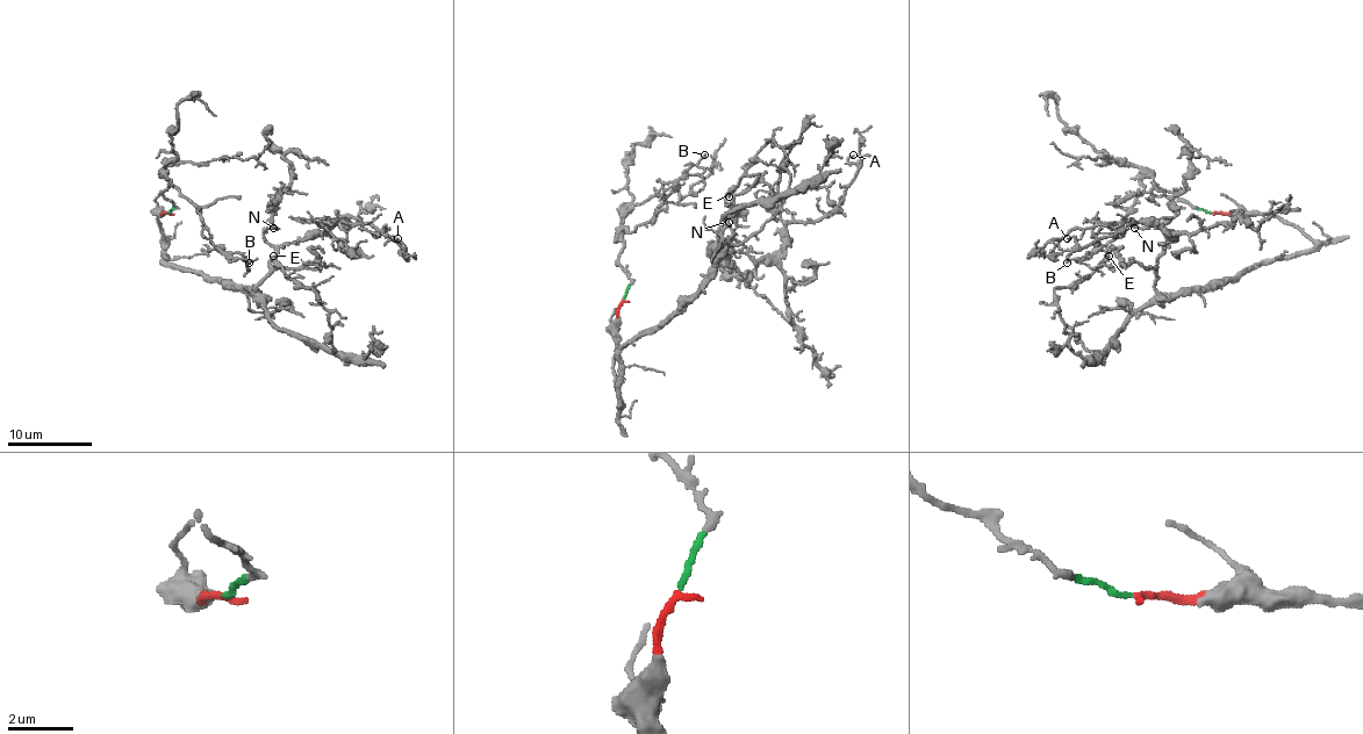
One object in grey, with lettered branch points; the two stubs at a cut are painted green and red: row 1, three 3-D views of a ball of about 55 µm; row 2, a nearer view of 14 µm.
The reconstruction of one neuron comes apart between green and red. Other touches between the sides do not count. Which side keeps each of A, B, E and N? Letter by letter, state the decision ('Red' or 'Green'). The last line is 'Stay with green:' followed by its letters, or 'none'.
A: Red
B: Green
E: Red
N: Red
Stay with green: B

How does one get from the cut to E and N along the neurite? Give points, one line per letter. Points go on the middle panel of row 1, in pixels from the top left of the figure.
E: (624, 300), (621, 402), (621, 351), (698, 289), (722, 220), (789, 186), (783, 148), (768, 142), (727, 196)
N: (624, 300), (621, 402), (621, 351), (698, 289), (714, 243), (730, 251), (719, 251), (727, 222)

